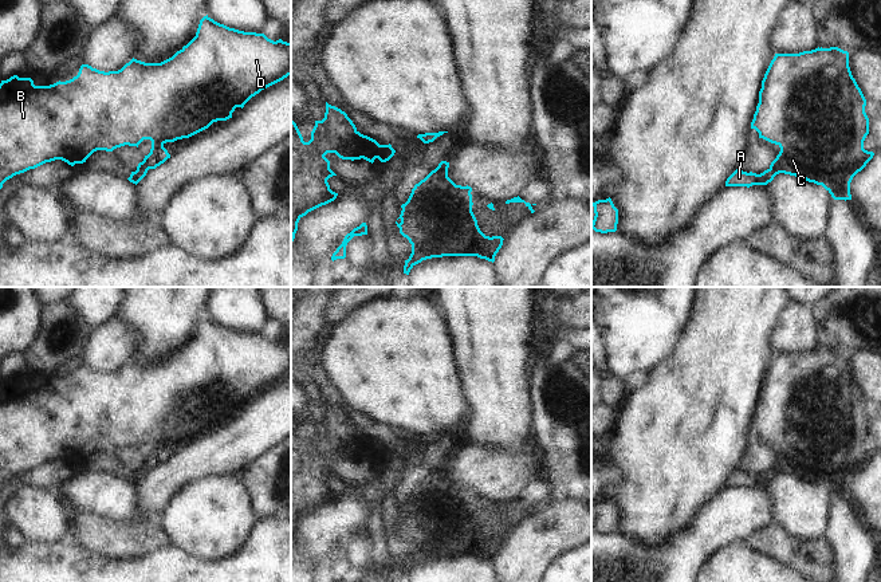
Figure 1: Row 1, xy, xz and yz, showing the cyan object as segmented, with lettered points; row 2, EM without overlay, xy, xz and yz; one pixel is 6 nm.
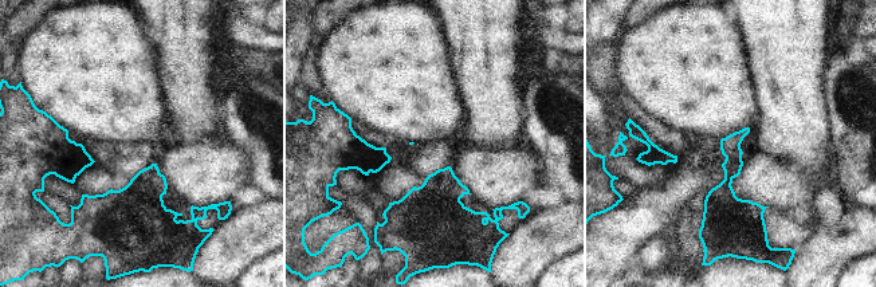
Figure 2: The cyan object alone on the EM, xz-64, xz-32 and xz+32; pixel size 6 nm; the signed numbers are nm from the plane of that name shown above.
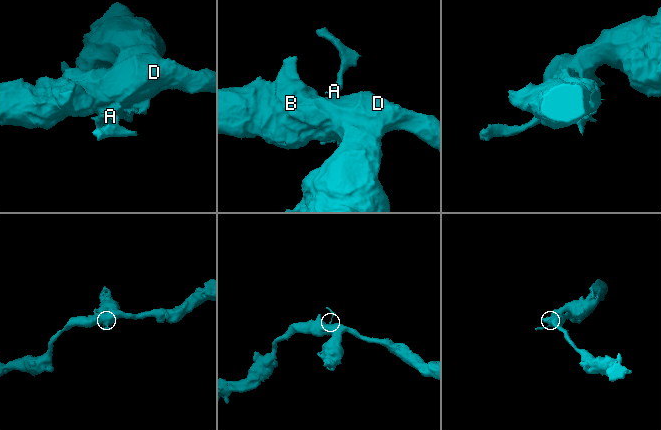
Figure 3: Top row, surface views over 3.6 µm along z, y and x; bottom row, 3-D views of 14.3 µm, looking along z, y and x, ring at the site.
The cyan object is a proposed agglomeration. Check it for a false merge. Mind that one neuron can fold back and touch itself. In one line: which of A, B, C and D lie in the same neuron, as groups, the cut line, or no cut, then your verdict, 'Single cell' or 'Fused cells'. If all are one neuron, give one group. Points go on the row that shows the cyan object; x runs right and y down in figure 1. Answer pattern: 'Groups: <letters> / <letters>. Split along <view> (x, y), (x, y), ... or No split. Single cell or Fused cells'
Groups: A / B C D. Split along xy (137, 168), (148, 169). Fused cells.

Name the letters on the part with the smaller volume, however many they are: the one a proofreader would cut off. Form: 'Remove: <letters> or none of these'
Remove: A.

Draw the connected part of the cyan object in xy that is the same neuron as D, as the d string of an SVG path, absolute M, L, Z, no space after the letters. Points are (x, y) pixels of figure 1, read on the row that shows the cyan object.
M208 15L200 20L196 36L177 51L172 58L161 63L145 63L137 59L131 59L118 71L99 71L89 64L82 64L76 76L66 82L56 82L50 86L35 86L31 78L19 78L17 75L11 76L0 83L0 189L3 184L16 174L24 173L30 169L35 169L46 162L62 160L68 165L83 164L97 150L113 152L117 148L129 145L137 146L143 139L152 141L152 149L143 161L138 164L137 169L156 169L164 164L170 154L164 148L166 142L174 142L177 139L189 138L205 129L213 122L227 121L232 118L232 113L236 107L244 107L244 105L261 90L283 80L291 75L291 43L283 42L282 39L274 42L264 34L244 32L235 28L229 28L211 19Z

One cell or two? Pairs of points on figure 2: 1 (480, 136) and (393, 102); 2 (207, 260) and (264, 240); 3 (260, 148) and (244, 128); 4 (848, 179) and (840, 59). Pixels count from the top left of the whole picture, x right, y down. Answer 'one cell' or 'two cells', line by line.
1: two cells
2: one cell
3: one cell
4: one cell

